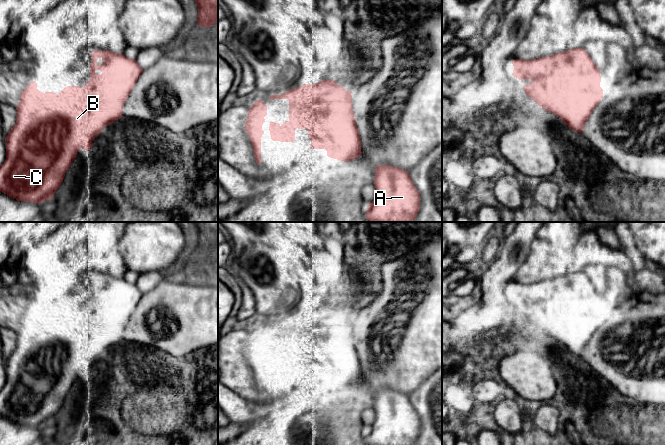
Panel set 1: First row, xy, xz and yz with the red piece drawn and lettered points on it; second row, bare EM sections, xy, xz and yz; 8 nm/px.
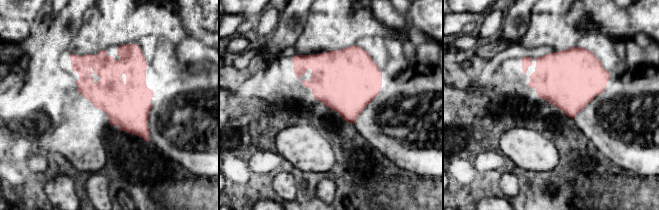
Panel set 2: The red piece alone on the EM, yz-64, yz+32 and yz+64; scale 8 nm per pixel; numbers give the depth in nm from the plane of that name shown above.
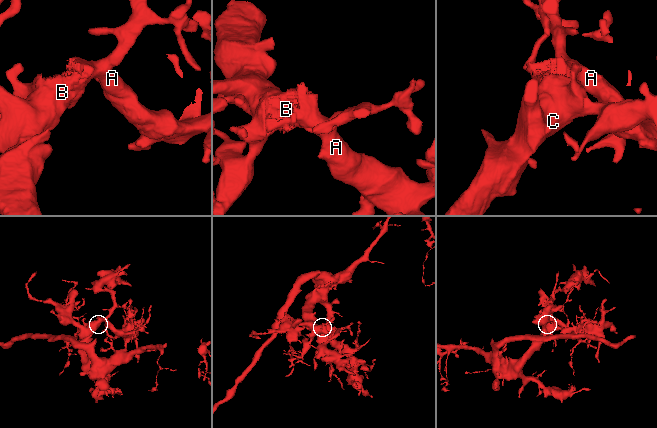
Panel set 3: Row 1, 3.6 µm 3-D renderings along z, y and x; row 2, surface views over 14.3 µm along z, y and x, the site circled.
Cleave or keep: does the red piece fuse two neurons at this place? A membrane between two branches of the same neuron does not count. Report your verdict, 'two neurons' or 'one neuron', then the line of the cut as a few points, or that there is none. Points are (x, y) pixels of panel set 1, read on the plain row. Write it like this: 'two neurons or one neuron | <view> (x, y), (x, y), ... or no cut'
one neuron | no cut

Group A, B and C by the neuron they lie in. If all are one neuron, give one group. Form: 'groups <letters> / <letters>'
groups A B C

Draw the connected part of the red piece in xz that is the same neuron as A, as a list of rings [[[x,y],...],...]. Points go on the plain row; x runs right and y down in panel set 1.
[[[395,390],[375,392],[376,419],[367,430],[369,445],[414,445],[420,433],[420,418],[408,395]]]

